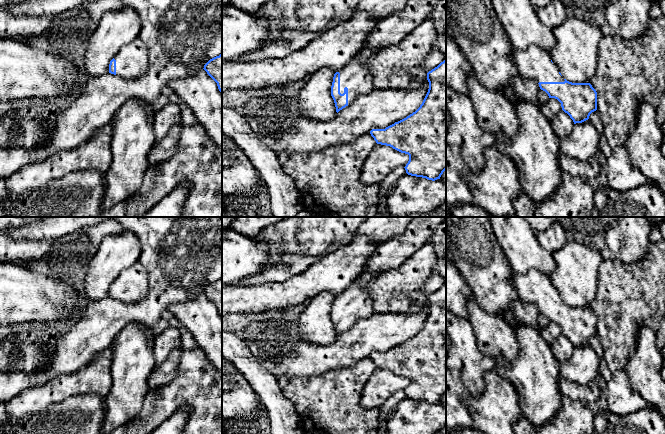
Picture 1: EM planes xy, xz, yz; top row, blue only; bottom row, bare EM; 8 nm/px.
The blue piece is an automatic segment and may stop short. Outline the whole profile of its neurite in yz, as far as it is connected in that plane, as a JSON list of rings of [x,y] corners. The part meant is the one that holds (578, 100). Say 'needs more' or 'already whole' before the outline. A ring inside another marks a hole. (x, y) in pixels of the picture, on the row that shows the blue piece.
needs more; [[[534,45],[525,50],[518,50],[513,47],[512,60],[519,75],[525,78],[534,79],[539,84],[540,89],[548,94],[549,98],[557,99],[561,103],[562,110],[570,116],[574,124],[588,120],[590,114],[597,110],[597,92],[592,85],[590,83],[572,83],[564,79],[558,68],[552,62],[548,52]]]

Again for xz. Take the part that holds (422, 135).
already whole; [[[446,60],[427,73],[427,80],[428,92],[415,112],[385,129],[372,129],[370,134],[377,144],[409,155],[404,167],[408,175],[435,181],[446,170]]]

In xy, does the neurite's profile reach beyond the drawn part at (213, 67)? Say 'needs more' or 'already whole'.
already whole

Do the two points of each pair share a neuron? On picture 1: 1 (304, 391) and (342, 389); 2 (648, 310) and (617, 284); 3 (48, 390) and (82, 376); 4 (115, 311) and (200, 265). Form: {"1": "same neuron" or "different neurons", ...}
{"1": "same neuron", "2": "same neuron", "3": "same neuron", "4": "same neuron"}

